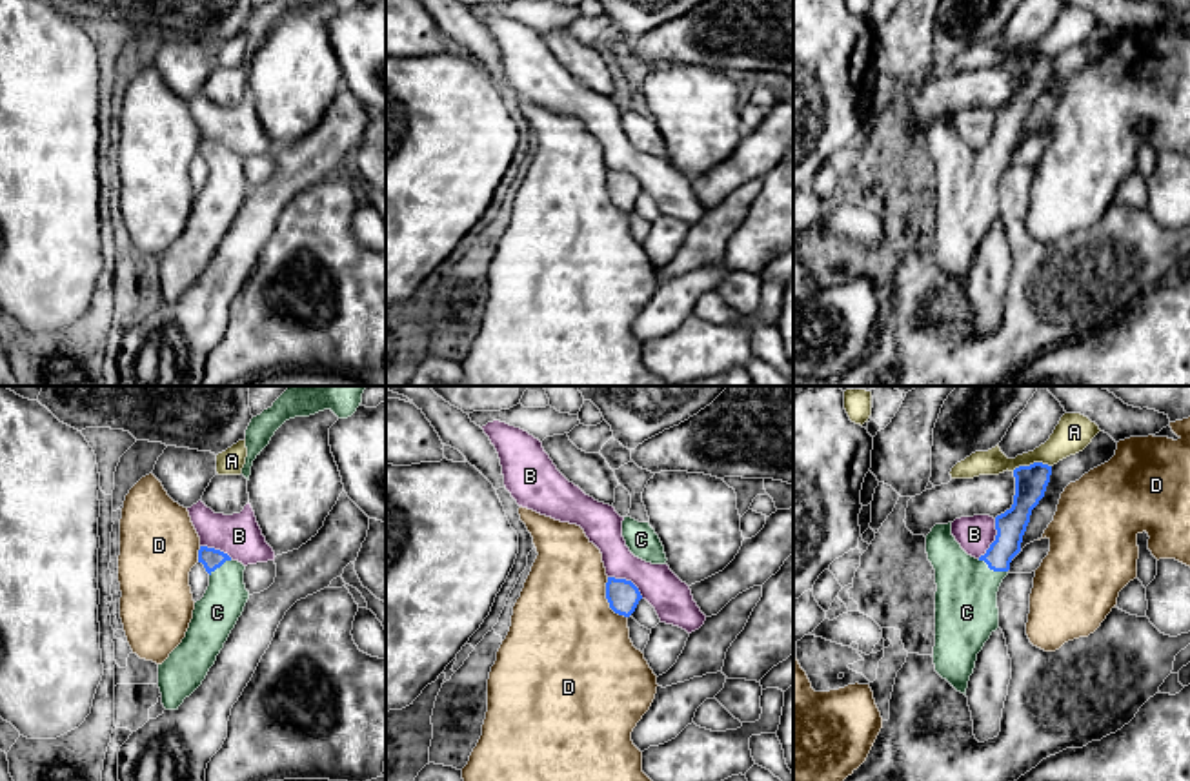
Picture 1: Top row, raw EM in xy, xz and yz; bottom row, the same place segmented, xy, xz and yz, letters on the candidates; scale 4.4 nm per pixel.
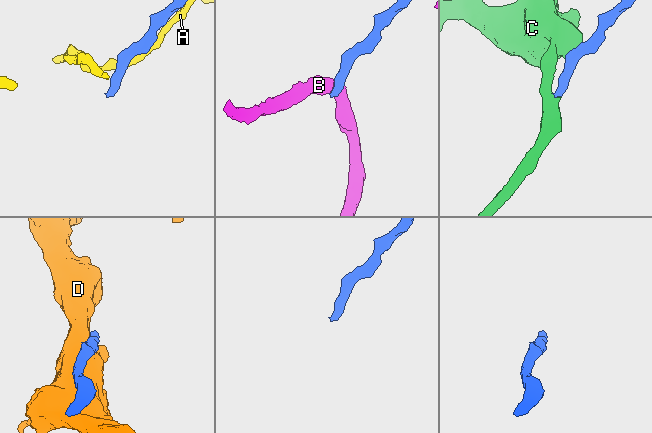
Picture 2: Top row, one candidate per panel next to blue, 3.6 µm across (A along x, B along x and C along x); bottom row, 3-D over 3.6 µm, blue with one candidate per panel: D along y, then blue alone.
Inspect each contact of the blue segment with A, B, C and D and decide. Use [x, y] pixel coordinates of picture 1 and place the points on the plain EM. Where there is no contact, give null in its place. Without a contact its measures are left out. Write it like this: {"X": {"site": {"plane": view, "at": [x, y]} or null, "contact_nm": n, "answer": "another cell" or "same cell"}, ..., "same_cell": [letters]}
{"A": {"site": {"plane": "yz", "at": [1030, 57]}, "contact_nm": 180, "answer": "another cell"}, "B": {"site": {"plane": "yz", "at": [996, 131]}, "contact_nm": 190, "answer": "another cell"}, "C": {"site": {"plane": "yz", "at": [992, 161]}, "contact_nm": 150, "answer": "same cell"}, "D": {"site": {"plane": "xz", "at": [608, 193]}, "contact_nm": 200, "answer": "another cell"}, "same_cell": ["C"]}

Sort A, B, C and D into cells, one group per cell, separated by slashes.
A / B / C / D

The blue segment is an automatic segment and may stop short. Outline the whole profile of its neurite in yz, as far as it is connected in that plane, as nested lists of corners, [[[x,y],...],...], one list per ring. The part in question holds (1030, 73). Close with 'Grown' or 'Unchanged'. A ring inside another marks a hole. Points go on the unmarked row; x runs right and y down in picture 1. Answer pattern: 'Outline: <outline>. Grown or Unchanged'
Outline: [[[1034,55],[1014,62],[1015,87],[1010,102],[995,109],[995,133],[979,151],[968,147],[952,127],[952,115],[935,117],[926,127],[928,153],[935,162],[935,264],[957,284],[966,288],[977,246],[990,228],[999,220],[997,184],[1008,167],[1012,151],[1021,144],[1023,127],[1030,115],[1032,102],[1044,89],[1052,58]]]. Grown

